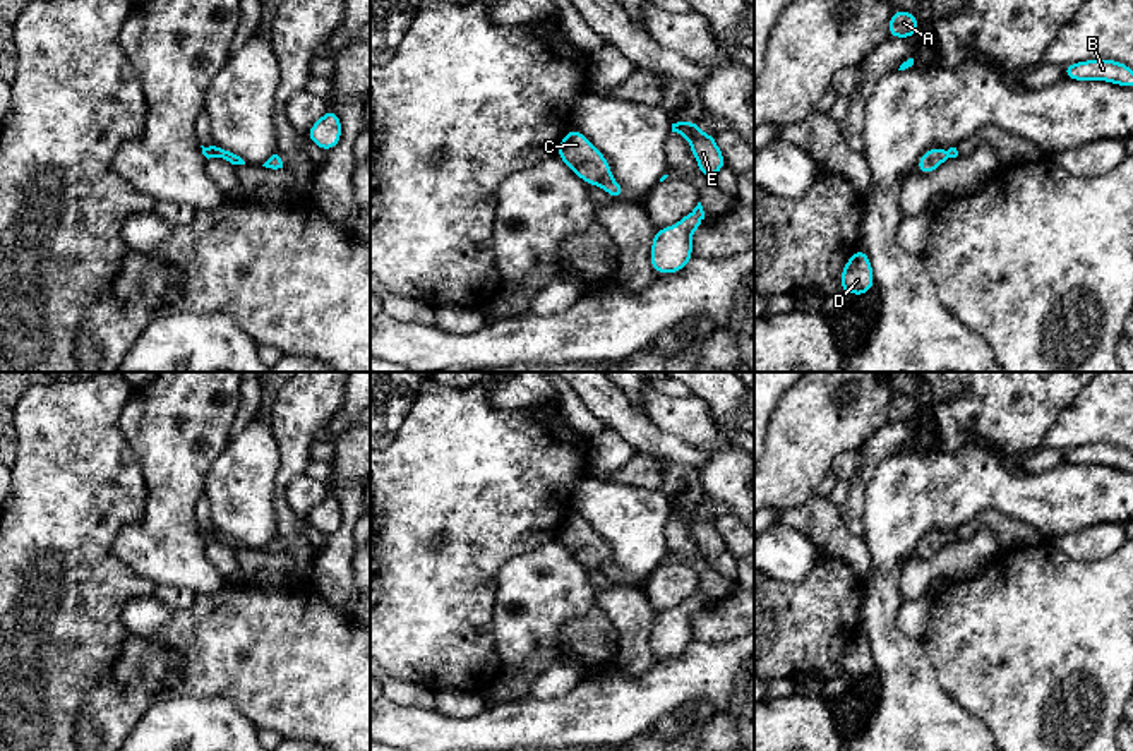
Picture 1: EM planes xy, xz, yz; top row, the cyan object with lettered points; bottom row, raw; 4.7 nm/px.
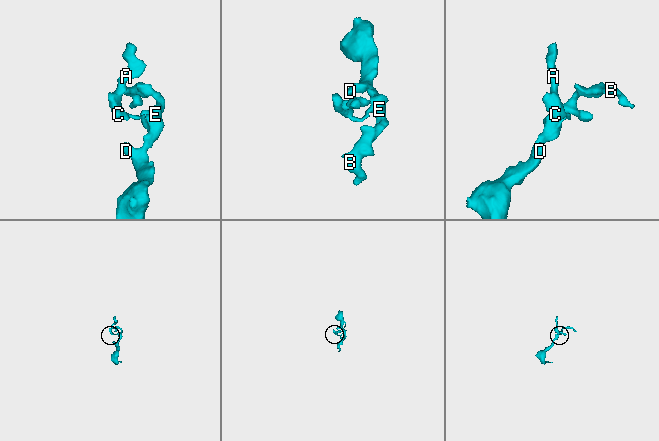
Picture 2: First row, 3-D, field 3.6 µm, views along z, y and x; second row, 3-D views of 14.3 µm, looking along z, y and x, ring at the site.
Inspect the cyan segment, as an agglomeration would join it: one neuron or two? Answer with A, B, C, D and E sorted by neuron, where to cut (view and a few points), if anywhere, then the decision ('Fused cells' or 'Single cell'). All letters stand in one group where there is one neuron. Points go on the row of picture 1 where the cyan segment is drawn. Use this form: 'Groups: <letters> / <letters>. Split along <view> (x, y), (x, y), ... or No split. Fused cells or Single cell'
Groups: A C / B D E. Split along xz (611, 179), (599, 184). Fused cells

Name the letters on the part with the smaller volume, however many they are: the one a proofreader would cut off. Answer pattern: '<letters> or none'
A, C

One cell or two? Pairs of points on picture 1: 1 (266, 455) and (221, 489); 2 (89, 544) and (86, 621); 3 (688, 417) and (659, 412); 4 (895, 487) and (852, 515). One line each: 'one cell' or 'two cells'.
1: one cell
2: one cell
3: one cell
4: two cells

